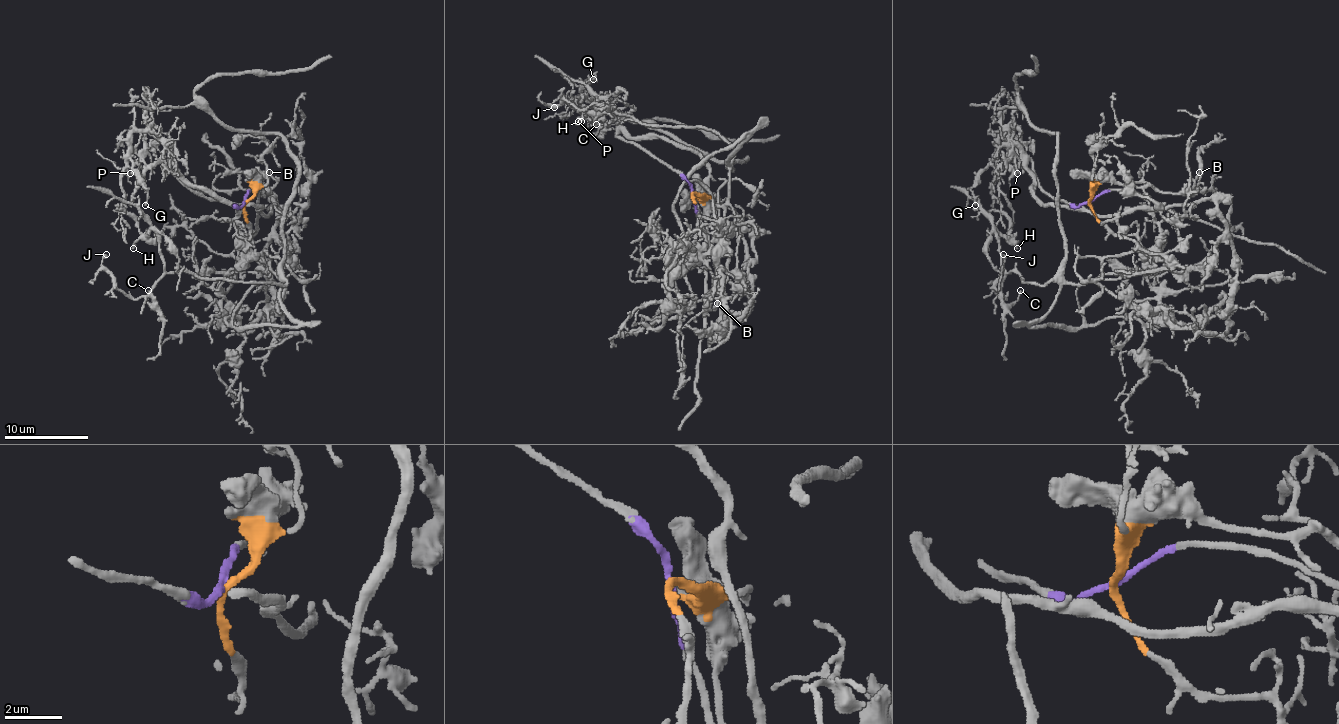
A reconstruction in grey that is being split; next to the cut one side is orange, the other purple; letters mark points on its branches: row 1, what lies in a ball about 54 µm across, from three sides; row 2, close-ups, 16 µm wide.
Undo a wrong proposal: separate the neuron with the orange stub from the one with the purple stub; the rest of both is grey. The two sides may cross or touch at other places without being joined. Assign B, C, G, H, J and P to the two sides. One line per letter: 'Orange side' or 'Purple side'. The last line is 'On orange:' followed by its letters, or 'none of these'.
B: Orange side
C: Orange side
G: Purple side
H: Orange side
J: Orange side
P: Purple side
On orange: B, C, H, J

